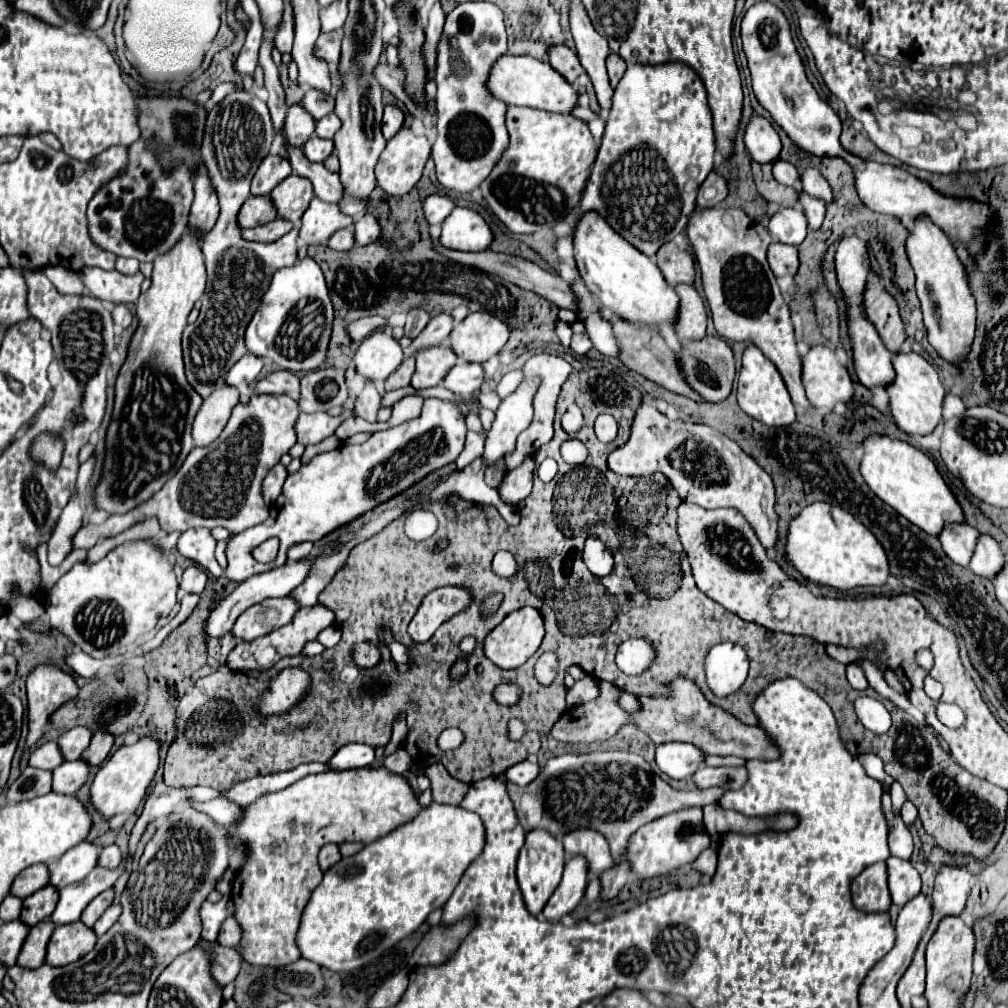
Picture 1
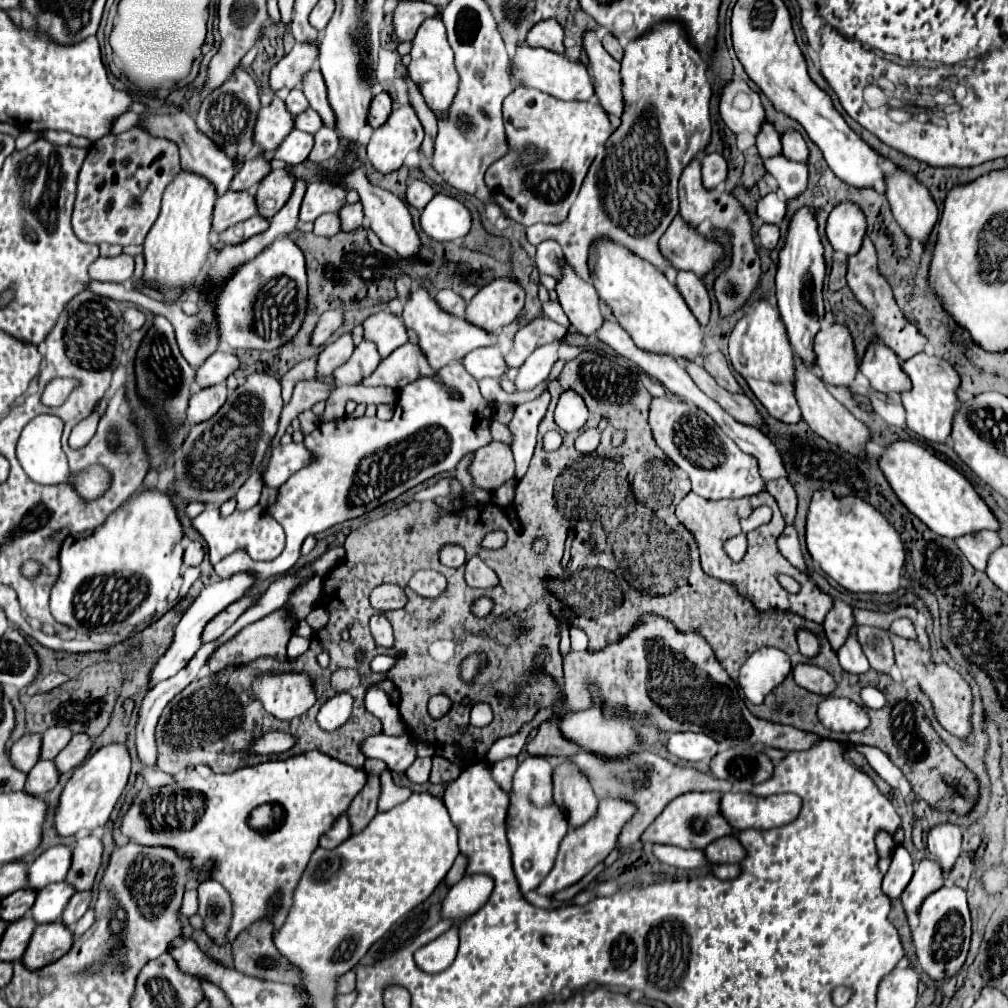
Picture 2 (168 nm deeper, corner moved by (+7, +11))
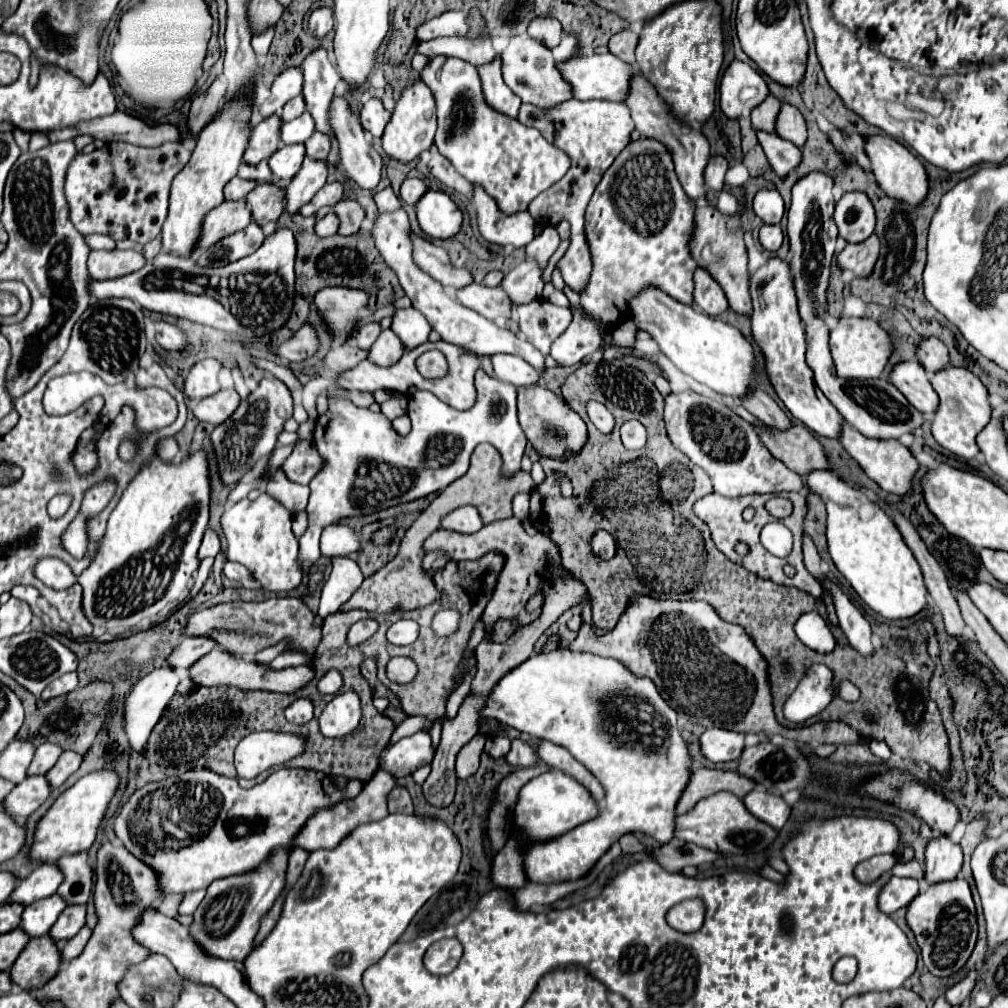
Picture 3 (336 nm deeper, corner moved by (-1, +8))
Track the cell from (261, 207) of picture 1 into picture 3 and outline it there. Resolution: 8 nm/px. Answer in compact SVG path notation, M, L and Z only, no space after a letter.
M224 201L208 213L208 219L204 221L204 241L200 243L200 247L218 243L226 235L244 229L250 221L252 211L248 209L246 201Z

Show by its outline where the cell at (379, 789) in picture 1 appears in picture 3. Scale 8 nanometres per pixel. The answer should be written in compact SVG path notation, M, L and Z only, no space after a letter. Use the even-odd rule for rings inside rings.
M194 767L178 777L168 777L158 783L146 783L140 787L122 807L120 815L116 817L114 831L116 837L136 855L144 859L150 867L156 867L162 879L164 893L190 893L196 889L206 889L214 879L224 879L232 875L244 875L258 869L266 863L276 847L288 847L304 829L308 819L320 811L330 809L340 801L354 799L366 783L360 779L348 779L344 787L338 787L332 775L314 769L296 769L296 767L282 767L270 773L262 783L242 789L236 779L218 775L206 767ZM262 821L264 829L254 831L252 835L242 831L240 823Z

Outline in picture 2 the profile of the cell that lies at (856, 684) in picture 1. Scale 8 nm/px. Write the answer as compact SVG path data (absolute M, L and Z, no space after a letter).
M852 628L852 632L848 634L844 646L840 646L838 650L838 658L840 658L840 664L846 672L852 672L852 674L864 674L870 670L870 664L868 664L868 658L864 656L862 648L860 648L860 642L856 640L856 628Z

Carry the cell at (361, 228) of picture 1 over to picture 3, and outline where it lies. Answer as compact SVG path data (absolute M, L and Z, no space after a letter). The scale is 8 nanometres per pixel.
M352 199L340 201L334 207L334 211L340 217L340 231L338 231L340 235L354 235L360 229L364 217L366 217L366 213L360 207L360 203L358 201L352 201Z

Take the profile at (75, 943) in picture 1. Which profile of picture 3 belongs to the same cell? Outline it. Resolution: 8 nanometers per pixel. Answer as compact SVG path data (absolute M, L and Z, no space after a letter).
M44 935L40 939L30 939L16 963L10 969L12 981L20 985L20 989L30 991L36 987L42 987L48 983L52 975L62 965L60 949L56 941L50 935Z

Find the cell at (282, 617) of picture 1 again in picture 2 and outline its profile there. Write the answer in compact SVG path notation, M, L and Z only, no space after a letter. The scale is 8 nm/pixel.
M240 598L236 604L230 604L228 608L224 608L222 612L218 612L204 628L204 636L202 636L202 644L208 644L212 640L218 640L236 620L238 616L252 606L252 602L256 602L258 598Z

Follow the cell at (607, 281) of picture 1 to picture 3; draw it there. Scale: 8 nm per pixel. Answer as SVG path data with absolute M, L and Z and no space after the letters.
M648 285L630 299L630 321L634 321L640 331L650 333L660 351L682 373L714 389L716 393L744 397L746 391L754 385L754 355L750 343L736 327L694 311L690 305L680 303L654 285Z

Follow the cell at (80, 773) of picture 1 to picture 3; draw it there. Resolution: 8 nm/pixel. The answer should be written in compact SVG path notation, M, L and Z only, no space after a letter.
M30 775L24 779L24 783L18 783L12 793L4 799L6 811L14 815L16 819L26 819L30 813L34 813L52 793L52 787L46 779L46 775Z

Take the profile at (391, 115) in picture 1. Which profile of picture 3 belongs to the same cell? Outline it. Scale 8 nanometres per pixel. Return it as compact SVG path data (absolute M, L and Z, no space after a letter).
M368 99L362 107L362 113L360 113L360 121L362 121L362 127L372 133L374 137L382 137L384 133L384 127L388 125L392 117L392 111L388 111L384 107L384 103L380 99Z

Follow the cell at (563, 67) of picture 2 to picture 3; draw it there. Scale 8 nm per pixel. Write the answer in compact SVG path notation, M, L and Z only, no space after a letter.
M612 53L604 55L572 55L568 59L556 61L556 69L562 79L570 85L574 99L606 99L606 101L624 101L628 93L628 79L634 75L634 67L616 59Z

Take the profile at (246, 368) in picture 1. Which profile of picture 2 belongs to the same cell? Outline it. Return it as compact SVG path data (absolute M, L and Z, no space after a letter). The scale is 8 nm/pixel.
M214 352L212 356L208 356L208 360L204 364L200 364L200 368L196 370L196 386L198 388L208 388L214 384L224 382L236 368L238 368L238 356L236 354L228 354L228 352Z

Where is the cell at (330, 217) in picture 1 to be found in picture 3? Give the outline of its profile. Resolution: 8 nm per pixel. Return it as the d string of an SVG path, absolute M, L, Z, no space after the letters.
M340 181L326 183L326 185L314 195L314 199L312 199L308 205L304 205L304 207L300 209L300 215L304 215L304 217L316 215L322 207L330 207L330 209L334 209L334 205L336 205L338 201L342 201L344 191L346 191L346 185L340 183Z

